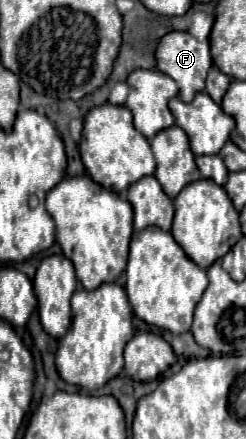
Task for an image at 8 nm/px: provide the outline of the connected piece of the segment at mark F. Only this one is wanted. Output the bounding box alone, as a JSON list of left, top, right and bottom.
[156,31,212,101]

